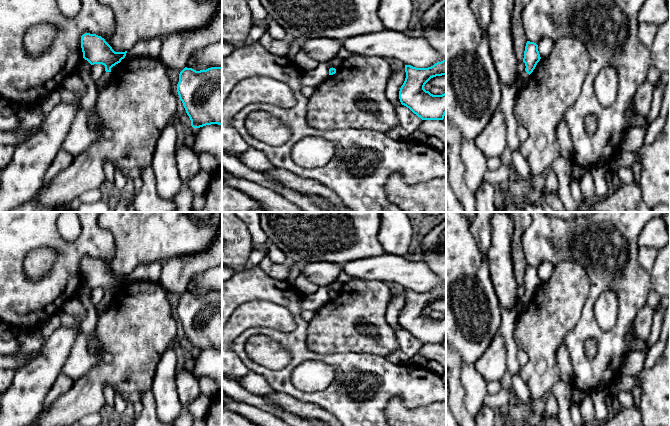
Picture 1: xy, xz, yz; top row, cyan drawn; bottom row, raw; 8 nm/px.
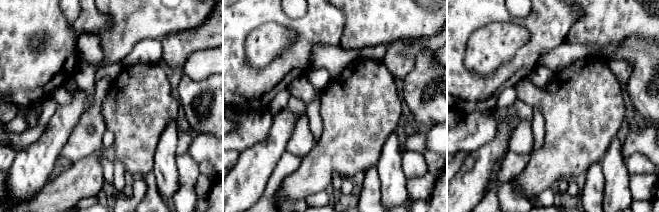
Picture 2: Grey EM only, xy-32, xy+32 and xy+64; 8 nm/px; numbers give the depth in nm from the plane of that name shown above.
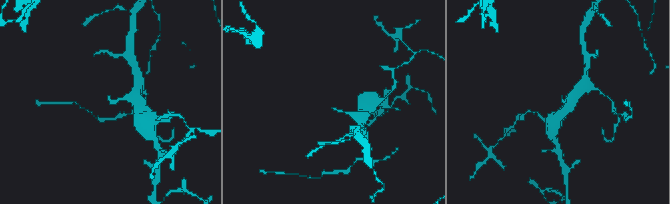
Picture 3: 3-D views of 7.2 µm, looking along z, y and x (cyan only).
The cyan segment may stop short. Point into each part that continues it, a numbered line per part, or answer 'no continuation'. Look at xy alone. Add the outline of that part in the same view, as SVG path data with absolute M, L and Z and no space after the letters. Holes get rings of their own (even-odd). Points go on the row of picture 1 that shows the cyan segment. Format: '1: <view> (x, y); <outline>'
1: xy (103, 80); M105 72L99 79L97 79L96 81L97 95L106 86L110 77L111 72Z

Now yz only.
1: yz (523, 77); M524 71L520 74L518 74L517 80L516 80L516 97L518 96L520 90L525 86L525 84L527 83L529 79L529 74Z

